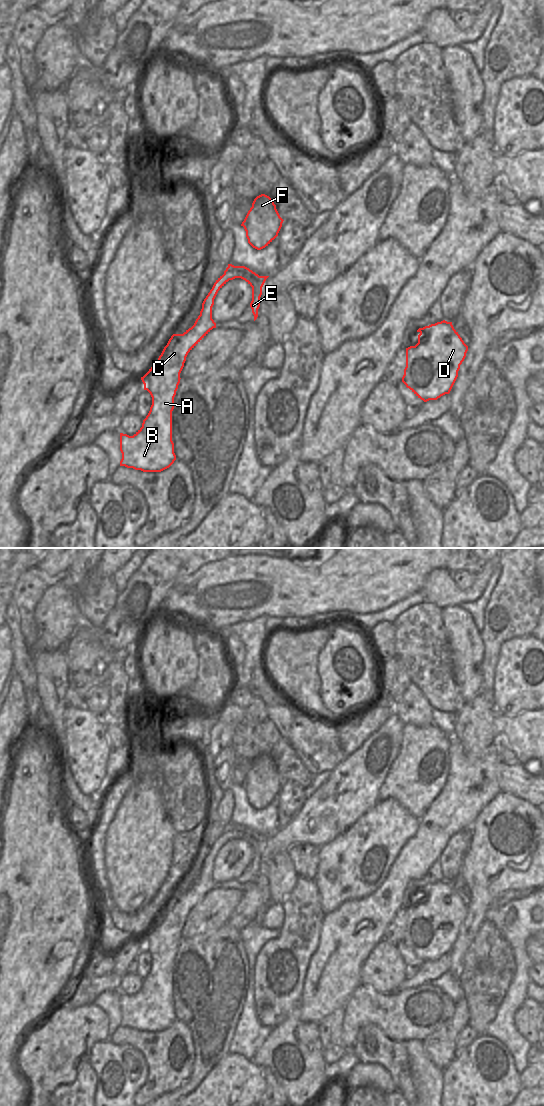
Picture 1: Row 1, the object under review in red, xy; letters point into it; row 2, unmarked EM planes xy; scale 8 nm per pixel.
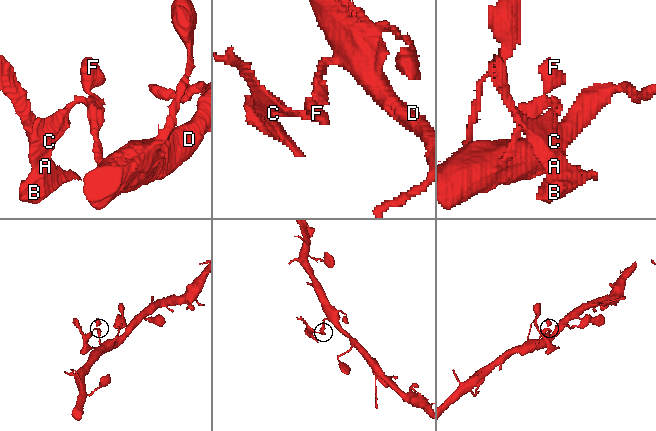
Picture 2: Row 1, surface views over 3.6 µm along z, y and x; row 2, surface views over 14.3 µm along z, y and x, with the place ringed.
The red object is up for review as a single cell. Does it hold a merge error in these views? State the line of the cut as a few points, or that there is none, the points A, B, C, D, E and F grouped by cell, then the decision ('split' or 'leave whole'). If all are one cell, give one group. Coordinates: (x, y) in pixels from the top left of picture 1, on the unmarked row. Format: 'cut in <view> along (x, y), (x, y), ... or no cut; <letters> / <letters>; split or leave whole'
cut in xy along (224, 833), (230, 839); A B C / D E F; split

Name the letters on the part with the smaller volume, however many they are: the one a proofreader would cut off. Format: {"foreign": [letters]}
{"foreign": ["A", "B", "C"]}

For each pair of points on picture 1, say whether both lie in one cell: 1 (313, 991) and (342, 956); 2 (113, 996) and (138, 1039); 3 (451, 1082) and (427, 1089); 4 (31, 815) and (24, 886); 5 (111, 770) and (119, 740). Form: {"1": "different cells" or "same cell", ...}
{"1": "same cell", "2": "different cells", "3": "different cells", "4": "same cell", "5": "same cell"}

